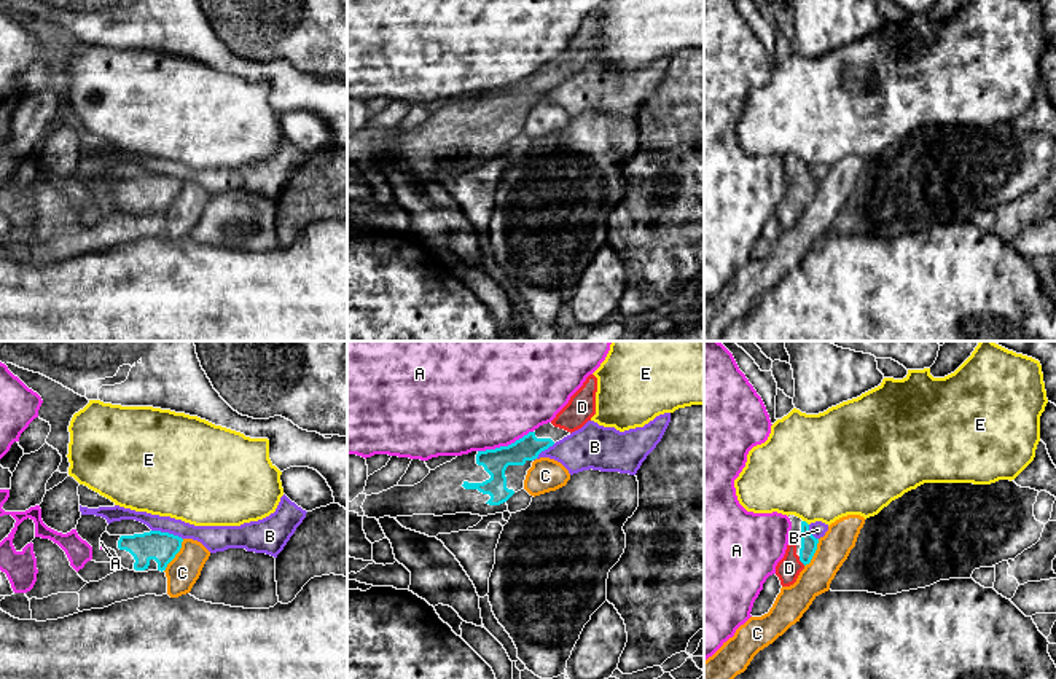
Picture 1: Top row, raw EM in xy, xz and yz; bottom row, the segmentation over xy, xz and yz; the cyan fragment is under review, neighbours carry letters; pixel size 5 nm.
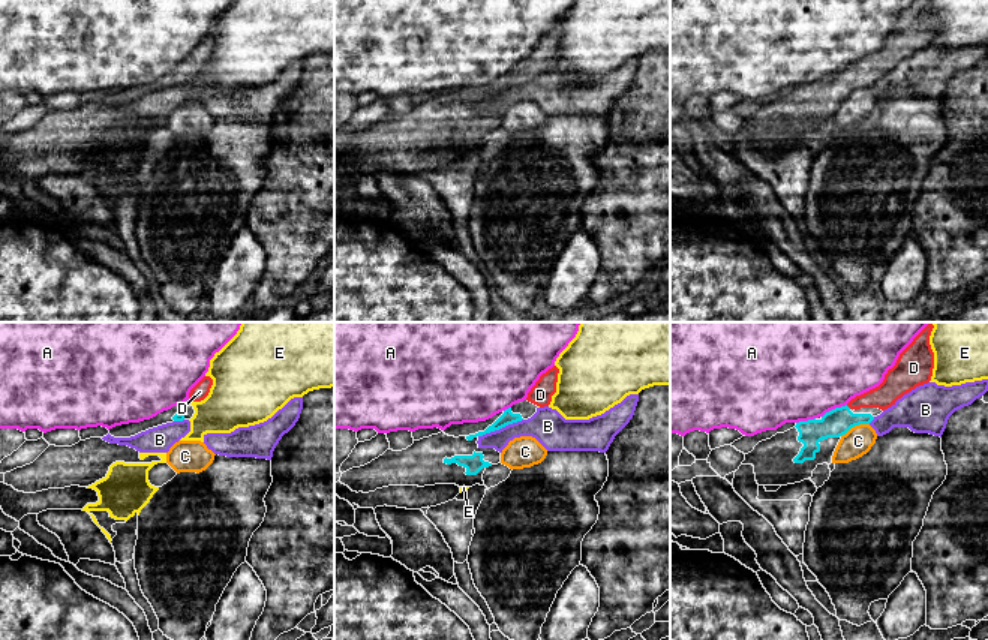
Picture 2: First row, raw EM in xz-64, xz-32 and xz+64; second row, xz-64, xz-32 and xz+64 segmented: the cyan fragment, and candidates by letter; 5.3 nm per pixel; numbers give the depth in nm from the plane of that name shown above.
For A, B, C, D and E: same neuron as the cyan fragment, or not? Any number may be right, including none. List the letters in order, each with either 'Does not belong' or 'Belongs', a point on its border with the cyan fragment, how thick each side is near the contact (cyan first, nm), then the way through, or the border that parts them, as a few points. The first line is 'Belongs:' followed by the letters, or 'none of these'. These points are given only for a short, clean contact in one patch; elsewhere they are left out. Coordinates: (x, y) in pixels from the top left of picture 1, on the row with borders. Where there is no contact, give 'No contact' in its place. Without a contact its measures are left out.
Belongs: D
A: Does not belong. Touches cyan at xz (505, 447). Thickness 130 nm (cyan) against 480 nm. Boundary: xz (532, 431), (507, 445), (478, 451)
B: Does not belong. Touches cyan at xy (168, 533). Thickness 150 nm (cyan) against 130 nm. Boundary: xy (152, 529), (172, 533), (182, 539)
C: Does not belong. Touches cyan at xy (176, 553). Thickness 150 nm (cyan) against 160 nm. Boundary: xy (183, 539), (179, 552), (164, 571)
D: Belongs. Touches cyan at yz (801, 561). Thickness 80 nm (cyan) against 120 nm. Path across: yz (808, 541), (808, 550), (801, 561), (789, 568)
E: Does not belong. Touches cyan at yz (806, 523). Thickness 80 nm (cyan) against 460 nm

